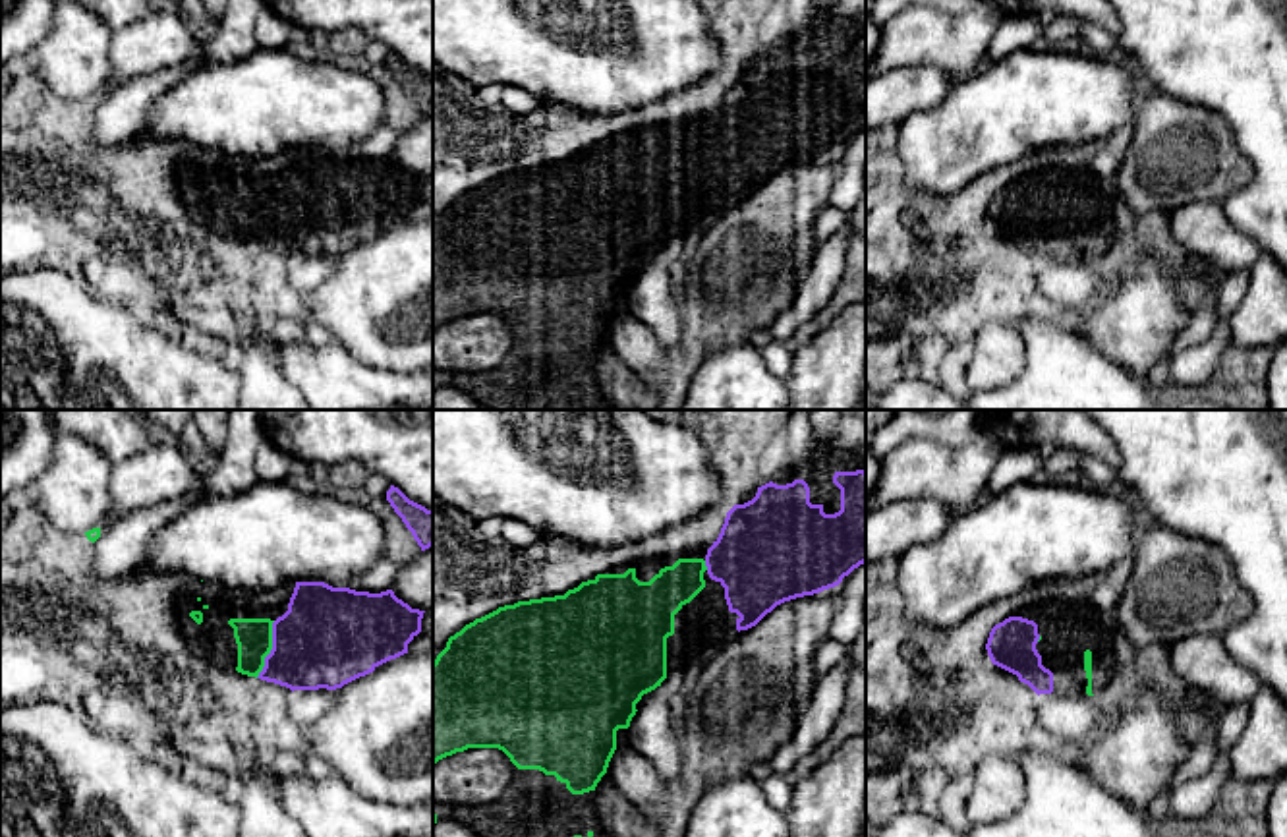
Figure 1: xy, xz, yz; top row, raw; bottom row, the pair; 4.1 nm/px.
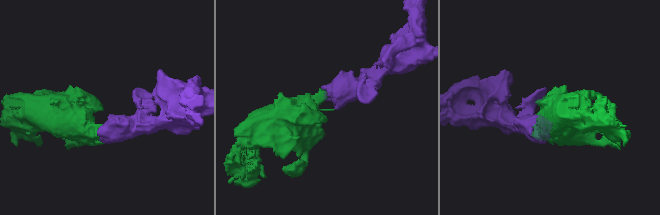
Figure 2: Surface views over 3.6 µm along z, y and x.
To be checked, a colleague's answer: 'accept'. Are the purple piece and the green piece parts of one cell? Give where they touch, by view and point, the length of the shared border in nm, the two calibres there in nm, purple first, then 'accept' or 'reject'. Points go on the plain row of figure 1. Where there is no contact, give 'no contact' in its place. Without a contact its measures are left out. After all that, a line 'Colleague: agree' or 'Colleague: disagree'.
xy (271, 217) | 260 nm | 420/160 nm | accept
Colleague: agree

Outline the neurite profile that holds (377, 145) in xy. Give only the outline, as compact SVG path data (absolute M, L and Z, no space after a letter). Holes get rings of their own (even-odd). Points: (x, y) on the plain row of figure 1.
M383 122L373 133L358 141L348 155L356 159L381 160L392 157L396 141L398 131L394 131L388 124Z

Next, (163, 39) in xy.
M153 10L112 31L108 58L118 79L147 75L193 60L201 52L197 35L182 12Z

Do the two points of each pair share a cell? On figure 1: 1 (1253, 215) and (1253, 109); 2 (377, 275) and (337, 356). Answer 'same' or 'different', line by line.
1: same
2: different

